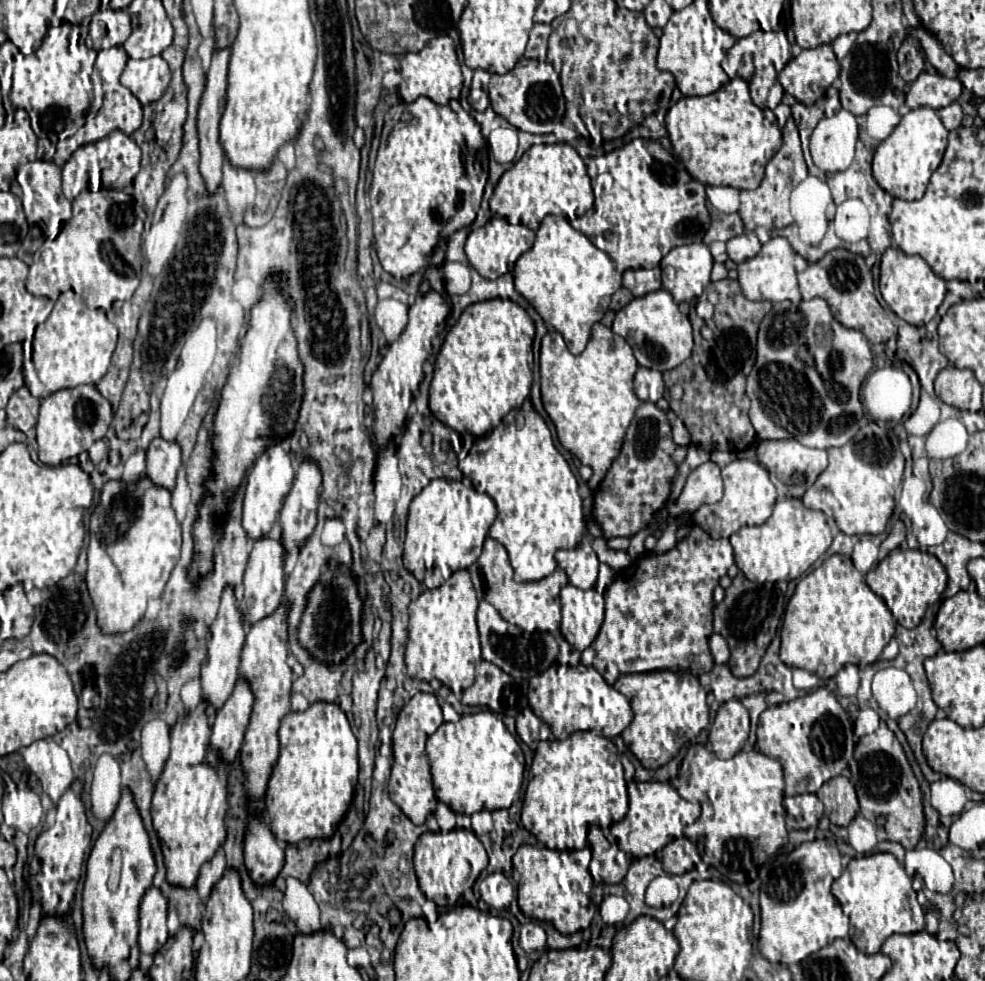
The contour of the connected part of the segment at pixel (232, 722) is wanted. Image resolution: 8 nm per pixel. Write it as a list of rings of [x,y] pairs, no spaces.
[[[239,677],[233,693],[225,701],[225,705],[215,713],[211,747],[227,763],[231,763],[239,753],[245,729],[249,725],[253,703],[255,703],[255,695],[251,691],[251,685],[247,683],[247,679]]]

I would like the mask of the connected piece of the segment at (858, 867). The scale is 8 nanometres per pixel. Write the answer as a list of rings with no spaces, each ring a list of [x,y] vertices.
[[[891,853],[851,859],[843,875],[833,882],[831,892],[850,919],[851,941],[863,953],[879,953],[883,941],[893,933],[917,933],[925,927],[925,913],[911,887],[911,877]]]

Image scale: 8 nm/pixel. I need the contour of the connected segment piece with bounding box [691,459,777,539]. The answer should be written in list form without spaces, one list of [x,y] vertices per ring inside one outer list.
[[[735,459],[723,469],[723,481],[725,481],[723,499],[715,505],[701,505],[691,515],[693,525],[703,527],[703,531],[707,531],[707,535],[711,535],[713,539],[727,539],[741,527],[761,525],[771,517],[773,505],[777,501],[777,489],[771,483],[769,473],[759,463]]]

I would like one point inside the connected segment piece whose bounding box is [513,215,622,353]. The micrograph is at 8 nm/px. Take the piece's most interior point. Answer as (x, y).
(569, 281)

